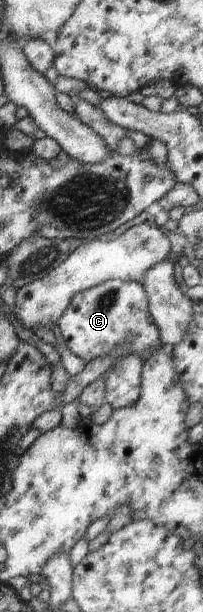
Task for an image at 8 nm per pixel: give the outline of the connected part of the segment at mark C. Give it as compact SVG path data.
M111 279L108 281L105 281L104 283L98 284L97 286L94 286L93 288L84 290L83 292L78 292L72 299L71 304L64 310L63 314L60 316L60 319L57 322L61 334L69 348L69 350L75 354L75 356L79 356L81 360L85 360L86 364L88 362L91 362L94 358L97 358L98 356L103 356L104 354L107 354L113 346L117 346L117 344L123 344L124 346L124 353L123 356L119 356L116 358L113 362L113 365L111 366L112 369L114 367L114 364L121 358L124 357L125 354L133 354L137 353L140 356L140 359L143 359L144 362L149 358L149 355L152 354L153 351L156 351L159 347L164 347L161 339L160 339L160 332L158 331L157 326L155 326L155 323L153 322L153 317L149 314L148 311L148 296L145 292L145 289L143 288L143 285L139 281L129 281L125 282L119 279Z

